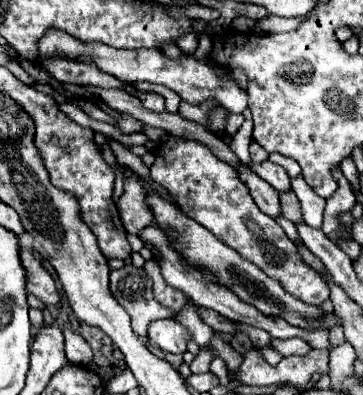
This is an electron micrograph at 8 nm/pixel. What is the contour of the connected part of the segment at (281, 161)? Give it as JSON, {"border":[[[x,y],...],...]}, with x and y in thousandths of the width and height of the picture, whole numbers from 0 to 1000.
{"border":[[[744,390],[738,405],[755,410],[755,415],[766,415],[766,420],[777,420],[777,425],[788,425],[788,435],[793,435],[799,451],[810,451],[810,446],[826,441],[826,420],[815,415],[815,405],[793,405],[793,400],[771,395],[771,390]]]}

